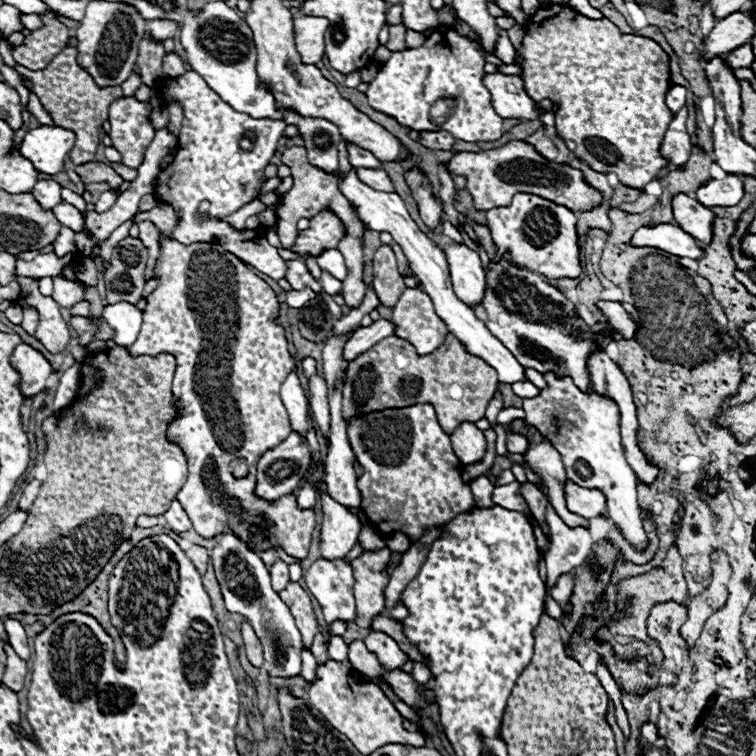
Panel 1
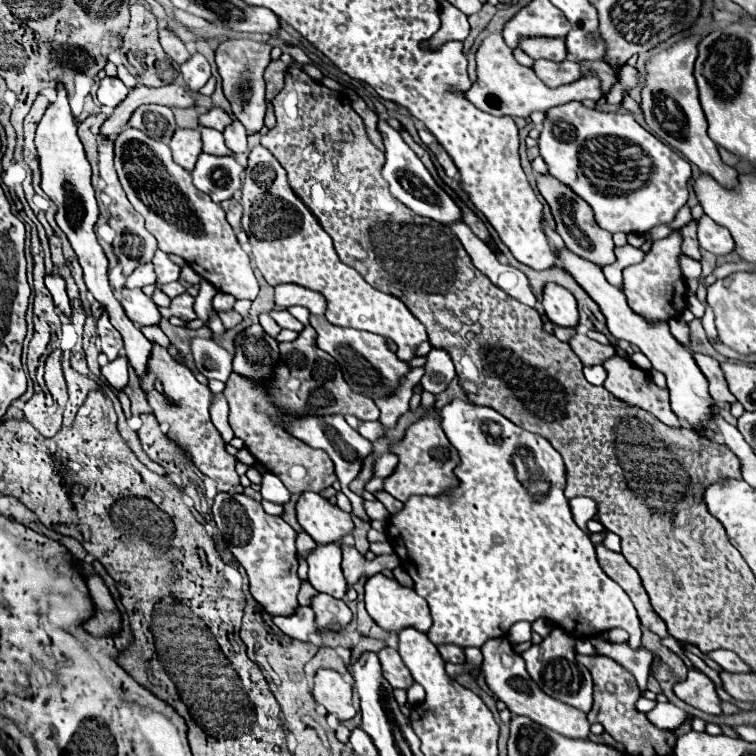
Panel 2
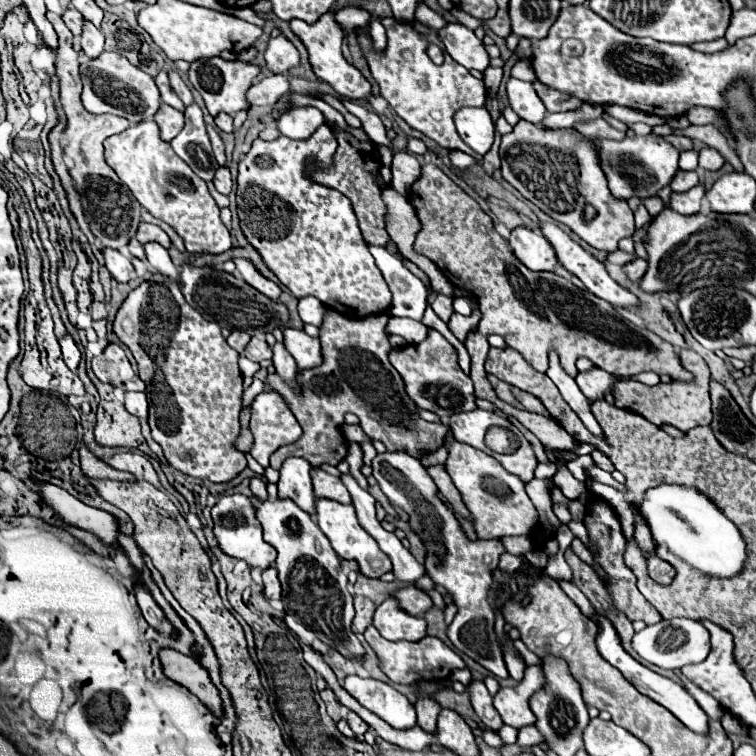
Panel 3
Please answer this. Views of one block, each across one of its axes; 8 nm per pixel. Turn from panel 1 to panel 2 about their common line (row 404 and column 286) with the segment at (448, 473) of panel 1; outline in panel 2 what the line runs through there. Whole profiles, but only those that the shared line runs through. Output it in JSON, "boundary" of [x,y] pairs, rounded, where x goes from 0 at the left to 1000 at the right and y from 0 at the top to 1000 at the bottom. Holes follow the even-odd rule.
{"boundary":[[[381,548],[381,550],[373,553],[373,558],[376,558],[378,571],[384,571],[389,579],[399,582],[402,587],[407,587],[413,593],[429,595],[439,606],[439,611],[444,616],[447,635],[452,640],[452,651],[464,664],[466,680],[474,683],[481,690],[489,690],[489,685],[487,685],[487,680],[481,675],[481,661],[468,653],[460,643],[471,632],[471,627],[476,624],[479,608],[492,598],[492,587],[484,579],[479,579],[468,566],[463,566],[460,558],[455,556],[455,550],[450,550],[450,548],[439,548],[439,550],[386,550],[386,548]]]}

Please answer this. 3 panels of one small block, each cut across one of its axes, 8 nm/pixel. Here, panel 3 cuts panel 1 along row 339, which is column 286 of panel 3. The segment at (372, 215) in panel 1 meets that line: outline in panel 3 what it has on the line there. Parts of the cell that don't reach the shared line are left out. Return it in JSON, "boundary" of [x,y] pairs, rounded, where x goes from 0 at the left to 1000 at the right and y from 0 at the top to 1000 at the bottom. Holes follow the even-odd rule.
{"boundary":[[[384,603],[373,611],[368,635],[368,659],[386,659],[399,675],[415,683],[415,648],[410,638],[410,611]]]}

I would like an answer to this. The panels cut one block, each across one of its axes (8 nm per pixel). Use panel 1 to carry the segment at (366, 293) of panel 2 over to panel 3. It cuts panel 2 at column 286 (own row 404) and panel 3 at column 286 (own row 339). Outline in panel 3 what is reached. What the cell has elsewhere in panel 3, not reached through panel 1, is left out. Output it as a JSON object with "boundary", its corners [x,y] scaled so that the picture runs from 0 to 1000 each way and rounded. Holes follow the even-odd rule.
{"boundary":[[[426,164],[426,169],[421,169],[415,180],[405,185],[384,185],[378,180],[370,180],[360,188],[349,188],[339,183],[333,198],[317,212],[315,220],[315,254],[312,254],[315,286],[320,307],[325,310],[328,320],[347,336],[349,347],[362,357],[368,370],[392,394],[415,389],[429,405],[442,407],[460,421],[481,421],[489,415],[511,413],[519,402],[519,386],[503,354],[497,352],[492,336],[487,333],[463,265],[452,259],[452,254],[407,235],[410,217],[418,222],[442,220],[444,196],[447,196],[444,177],[431,164]]]}

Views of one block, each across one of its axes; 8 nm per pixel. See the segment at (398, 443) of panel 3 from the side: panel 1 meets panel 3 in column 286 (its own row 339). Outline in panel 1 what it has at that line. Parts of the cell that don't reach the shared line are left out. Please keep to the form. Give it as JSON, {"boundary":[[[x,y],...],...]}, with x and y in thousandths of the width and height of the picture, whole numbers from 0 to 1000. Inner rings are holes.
{"boundary":[[[593,442],[587,455],[582,455],[577,466],[563,471],[556,471],[542,452],[516,447],[495,455],[487,466],[463,479],[455,508],[452,548],[460,558],[466,550],[566,532],[577,540],[582,563],[593,574],[598,574],[606,561],[632,558],[635,553],[640,553],[646,532],[651,529],[659,508],[661,505],[656,489],[651,489],[640,476],[619,468],[601,442]],[[598,511],[608,511],[608,526],[598,526]],[[503,521],[508,521],[508,532],[503,529]]]}

